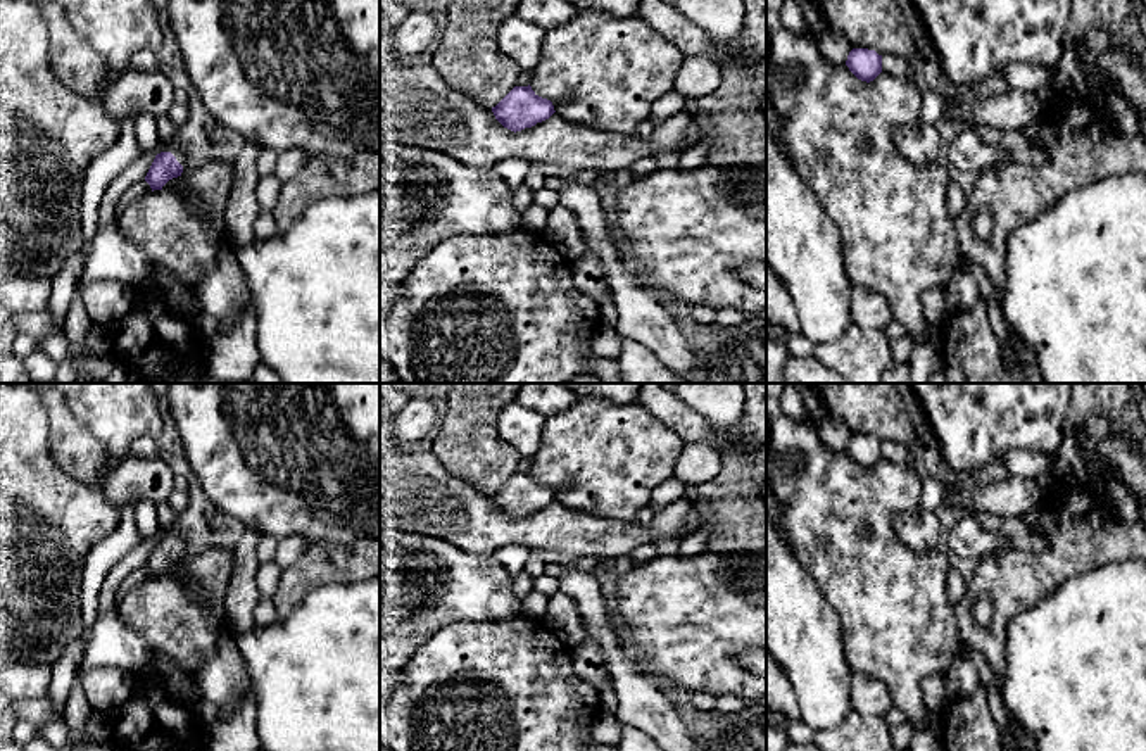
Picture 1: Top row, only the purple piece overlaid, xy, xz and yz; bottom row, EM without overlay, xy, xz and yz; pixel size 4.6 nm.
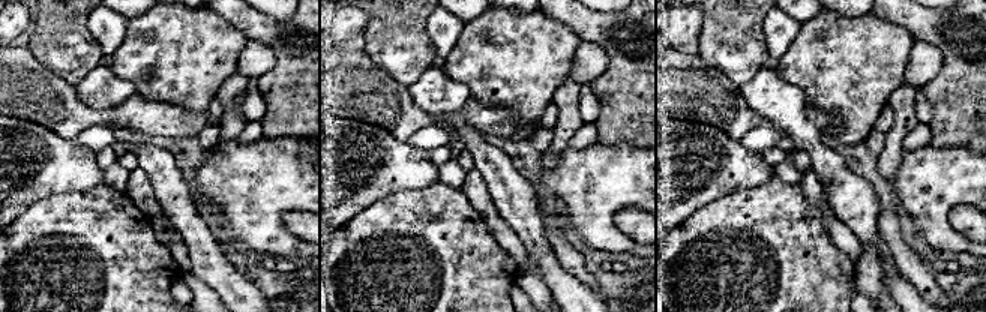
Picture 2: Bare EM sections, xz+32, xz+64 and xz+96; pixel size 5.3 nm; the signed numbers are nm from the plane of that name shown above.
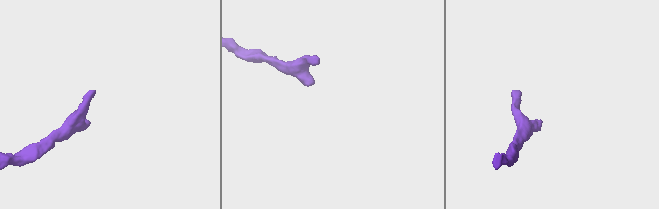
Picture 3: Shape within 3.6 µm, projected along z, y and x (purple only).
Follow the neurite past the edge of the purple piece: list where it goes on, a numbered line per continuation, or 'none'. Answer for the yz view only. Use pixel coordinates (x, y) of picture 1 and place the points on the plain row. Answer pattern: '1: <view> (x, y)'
none

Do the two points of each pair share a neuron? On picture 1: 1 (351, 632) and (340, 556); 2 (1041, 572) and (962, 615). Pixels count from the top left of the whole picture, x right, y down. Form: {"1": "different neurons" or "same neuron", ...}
{"1": "different neurons", "2": "same neuron"}

